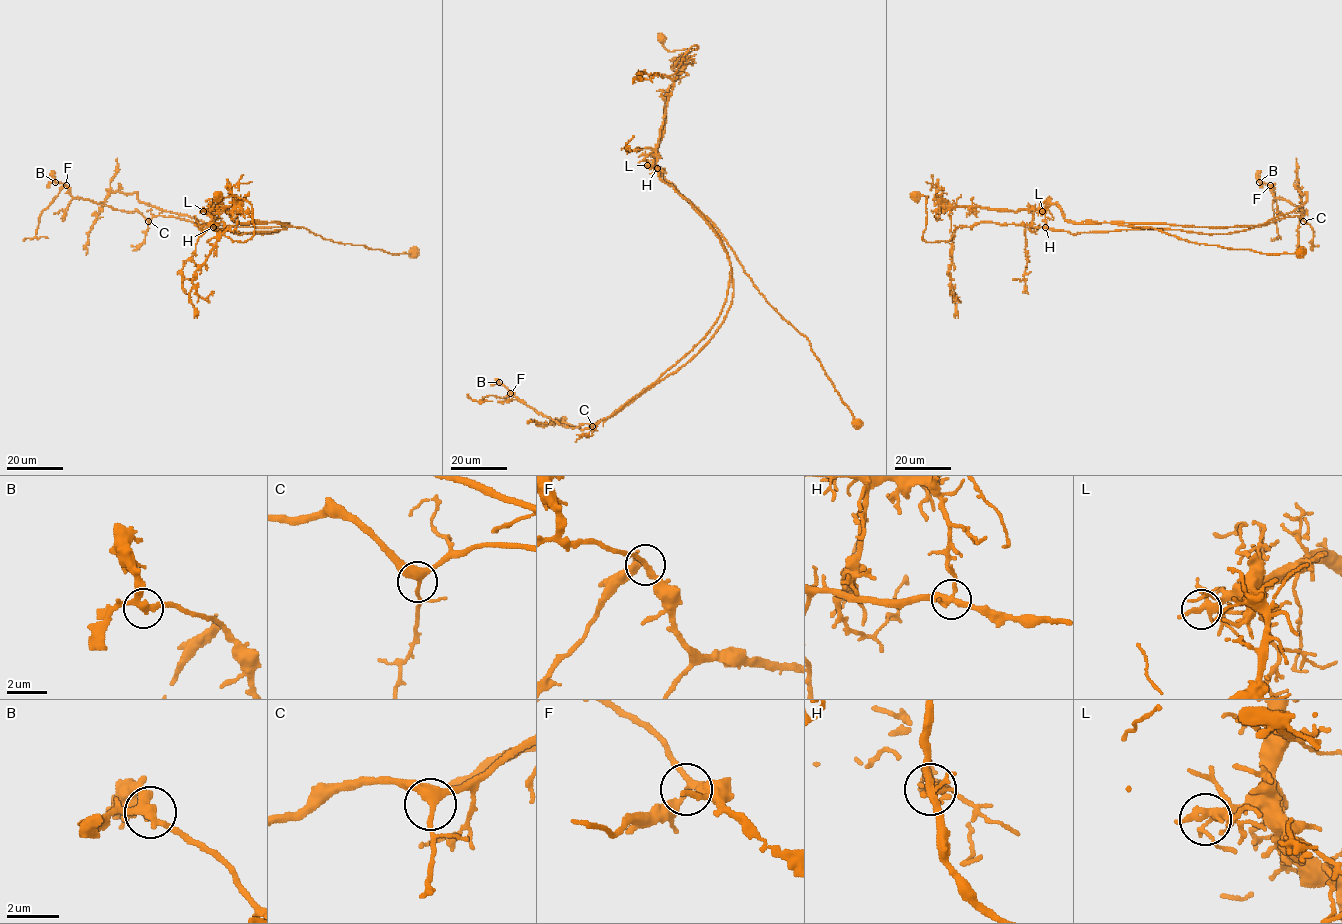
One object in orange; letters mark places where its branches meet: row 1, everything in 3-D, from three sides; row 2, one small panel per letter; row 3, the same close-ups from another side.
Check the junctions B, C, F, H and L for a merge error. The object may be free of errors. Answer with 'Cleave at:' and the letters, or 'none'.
Cleave at: H

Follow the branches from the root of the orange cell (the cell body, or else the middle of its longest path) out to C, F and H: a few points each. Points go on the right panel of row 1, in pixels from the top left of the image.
C: (1301, 253), (1263, 254), (1190, 242), (1150, 227), (1082, 222), (1234, 227), (1259, 226), (1294, 216), (1303, 221)
F: (1301, 253), (1082, 222), (1234, 227), (1301, 219), (1305, 212), (1270, 185)
H: (1301, 253), (1263, 254), (1197, 244), (1150, 227), (1068, 222), (1056, 205), (1044, 209), (1045, 227)

